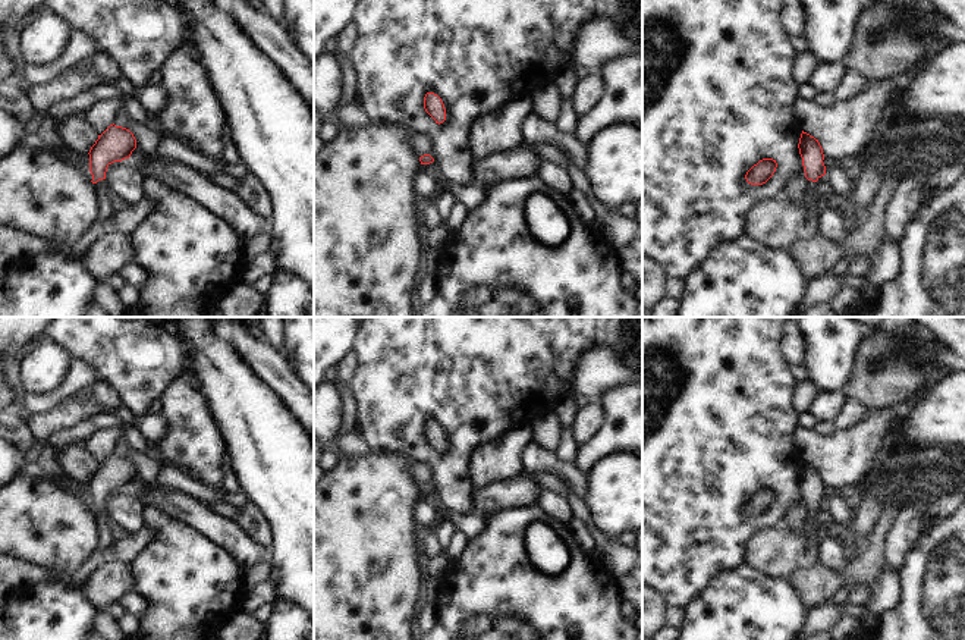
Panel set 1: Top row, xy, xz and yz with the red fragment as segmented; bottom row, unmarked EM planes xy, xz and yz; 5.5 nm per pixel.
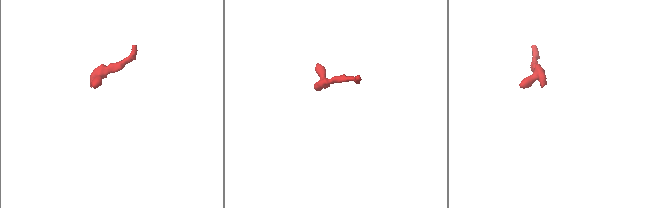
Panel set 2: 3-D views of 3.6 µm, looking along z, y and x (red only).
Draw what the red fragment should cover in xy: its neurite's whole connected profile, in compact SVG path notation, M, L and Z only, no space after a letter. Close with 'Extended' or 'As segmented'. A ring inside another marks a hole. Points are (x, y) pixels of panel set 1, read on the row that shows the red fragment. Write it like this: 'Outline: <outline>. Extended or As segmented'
Outline: M110 125L89 150L89 172L95 186L97 213L89 228L82 232L70 245L66 252L70 257L81 255L84 250L95 241L106 229L107 222L114 211L110 204L110 186L106 181L107 167L114 161L129 159L136 148L133 134L122 126Z. Extended.

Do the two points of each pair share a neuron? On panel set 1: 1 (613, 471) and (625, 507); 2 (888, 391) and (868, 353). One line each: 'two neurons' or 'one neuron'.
1: one neuron
2: one neuron

